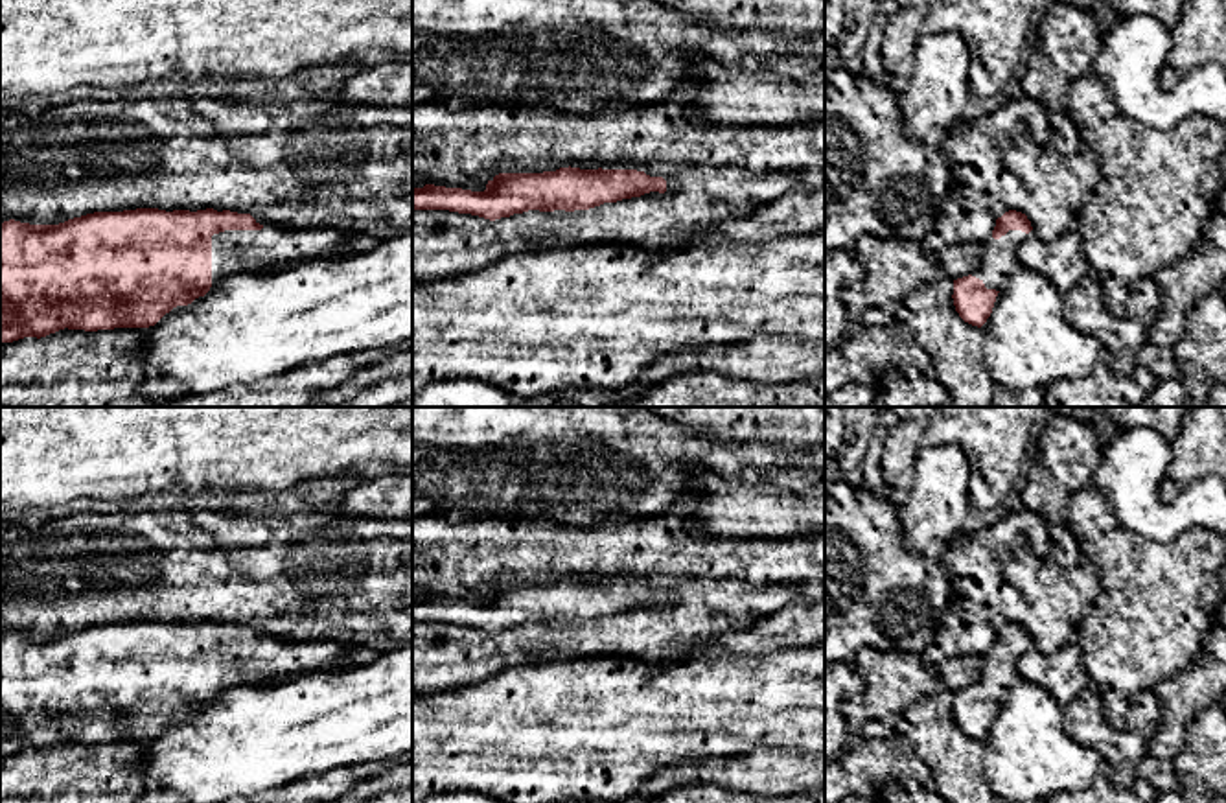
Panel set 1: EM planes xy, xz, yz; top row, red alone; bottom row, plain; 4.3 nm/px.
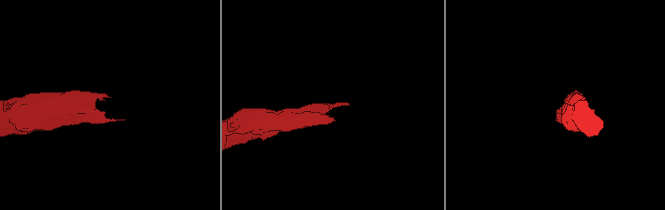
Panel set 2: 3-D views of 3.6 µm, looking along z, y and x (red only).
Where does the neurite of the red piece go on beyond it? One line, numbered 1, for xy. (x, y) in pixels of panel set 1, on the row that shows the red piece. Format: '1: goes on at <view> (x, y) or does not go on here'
1: goes on at xy (273, 247)

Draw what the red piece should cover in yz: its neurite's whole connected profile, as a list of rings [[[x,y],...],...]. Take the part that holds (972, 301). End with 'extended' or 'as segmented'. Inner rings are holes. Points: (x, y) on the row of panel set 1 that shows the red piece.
[[[1009,210],[996,219],[992,234],[983,241],[983,258],[976,271],[952,284],[952,298],[959,317],[981,328],[992,313],[1000,289],[1020,267],[1016,250],[1035,234],[1025,214]]]; extended

